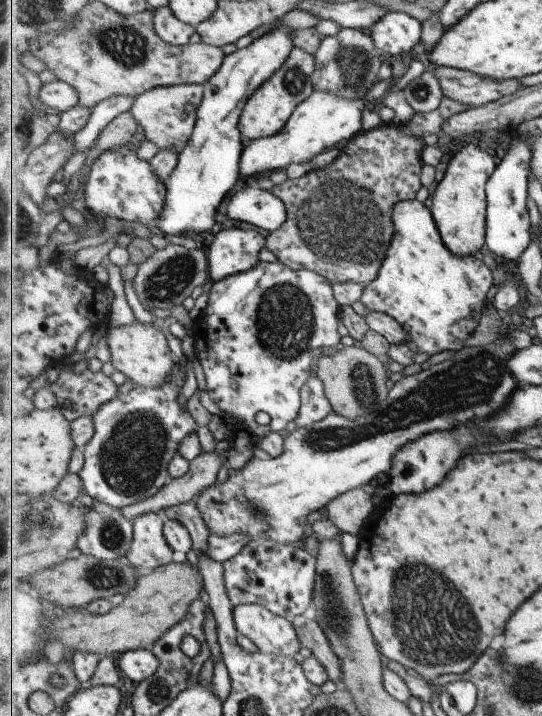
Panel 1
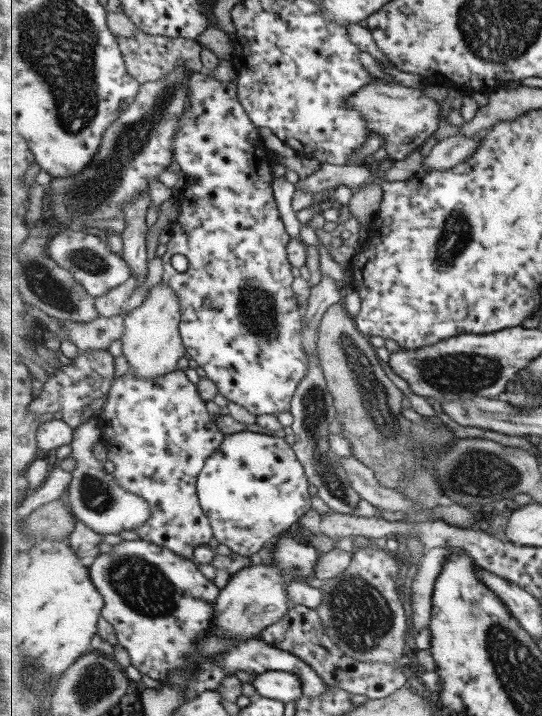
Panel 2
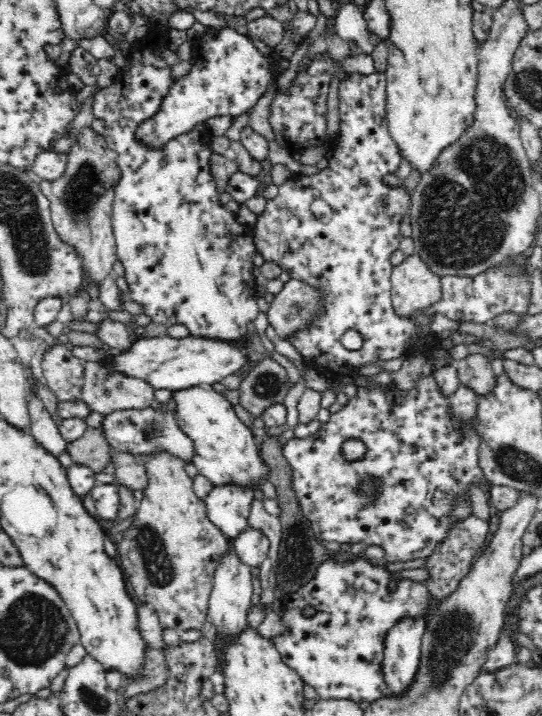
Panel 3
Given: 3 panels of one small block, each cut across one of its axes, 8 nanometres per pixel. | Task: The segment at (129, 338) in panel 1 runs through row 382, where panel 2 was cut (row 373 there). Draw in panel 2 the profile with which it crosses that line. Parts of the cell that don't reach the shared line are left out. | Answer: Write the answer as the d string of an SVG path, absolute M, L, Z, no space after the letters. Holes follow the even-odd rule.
M158 283L148 289L142 305L128 313L121 338L123 355L137 376L150 379L179 369L179 360L188 352L180 331L181 305L180 296L175 289L171 289L169 284Z

